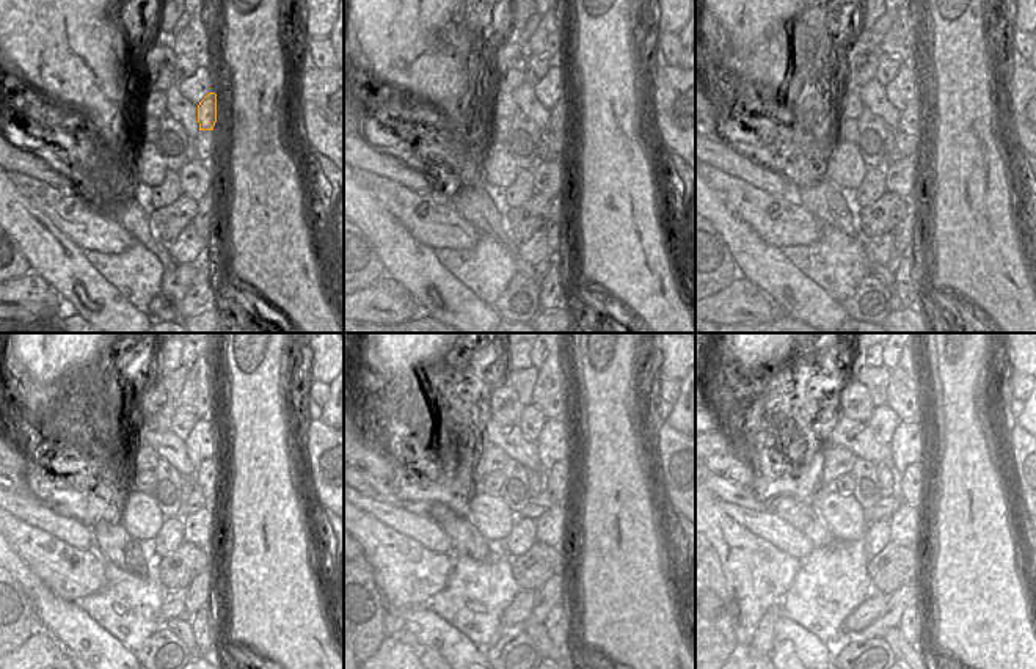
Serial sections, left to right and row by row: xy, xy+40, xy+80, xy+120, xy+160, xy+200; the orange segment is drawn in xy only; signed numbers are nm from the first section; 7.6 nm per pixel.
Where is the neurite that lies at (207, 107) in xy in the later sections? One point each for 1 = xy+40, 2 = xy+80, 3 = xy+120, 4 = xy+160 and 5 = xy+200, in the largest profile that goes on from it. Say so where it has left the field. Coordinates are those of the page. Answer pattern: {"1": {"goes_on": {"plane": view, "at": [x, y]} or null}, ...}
{"1": {"goes_on": {"plane": "xy+40", "at": [559, 116]}}, "2": {"goes_on": {"plane": "xy+80", "at": [911, 121]}}, "3": {"goes_on": {"plane": "xy+120", "at": [206, 476]}}, "4": {"goes_on": {"plane": "xy+160", "at": [559, 478]}}, "5": {"goes_on": {"plane": "xy+200", "at": [914, 478]}}}

